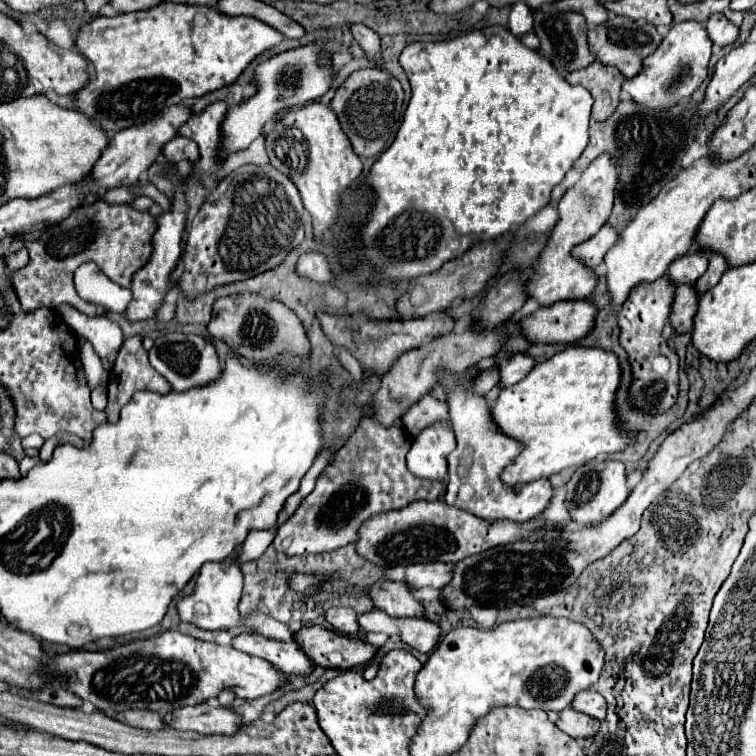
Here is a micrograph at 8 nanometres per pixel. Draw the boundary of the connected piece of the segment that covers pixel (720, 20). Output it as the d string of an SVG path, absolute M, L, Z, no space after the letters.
M721 13L711 15L705 23L705 29L707 29L707 35L713 41L713 45L719 45L719 47L731 45L739 35L739 27L729 23Z

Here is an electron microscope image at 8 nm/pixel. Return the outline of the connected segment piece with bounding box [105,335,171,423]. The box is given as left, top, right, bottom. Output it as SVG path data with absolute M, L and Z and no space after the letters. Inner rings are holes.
M125 337L123 339L123 345L119 349L119 355L115 359L115 365L109 373L109 385L107 385L107 391L109 391L109 403L107 403L107 415L109 415L109 421L115 423L119 419L119 411L129 403L129 399L133 397L135 391L157 391L157 393L169 393L171 391L171 385L149 365L149 357L147 357L147 351L143 349L141 345L141 337Z

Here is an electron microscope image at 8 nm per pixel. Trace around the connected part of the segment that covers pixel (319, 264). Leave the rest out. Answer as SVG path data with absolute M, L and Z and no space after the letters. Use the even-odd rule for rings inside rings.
M307 253L307 255L301 255L299 263L297 263L297 273L303 275L303 277L309 277L317 283L329 283L331 281L331 271L329 271L329 265L325 261L323 255L319 253Z

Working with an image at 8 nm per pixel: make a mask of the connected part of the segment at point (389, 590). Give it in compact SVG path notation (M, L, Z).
M387 581L381 585L373 585L369 595L375 607L383 609L391 617L425 617L425 607L415 597L415 591L403 581Z

